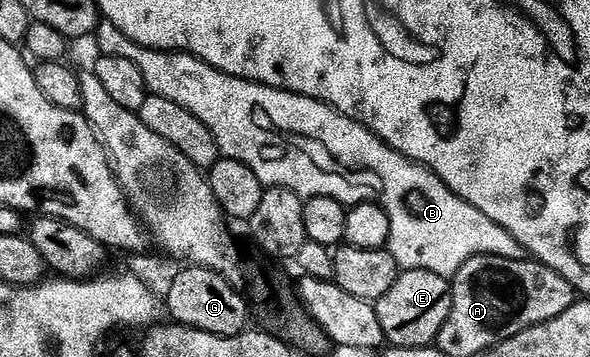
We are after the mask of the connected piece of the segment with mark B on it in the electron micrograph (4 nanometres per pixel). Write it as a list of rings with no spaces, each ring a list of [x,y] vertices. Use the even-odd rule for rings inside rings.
[[[106,19],[99,22],[98,37],[98,52],[102,56],[129,59],[129,63],[135,64],[137,71],[141,71],[148,94],[173,99],[173,103],[197,115],[197,119],[201,119],[201,123],[209,127],[213,139],[219,144],[220,154],[245,163],[249,171],[253,171],[253,175],[261,179],[264,187],[288,189],[304,199],[337,199],[348,207],[364,203],[380,205],[389,215],[389,239],[386,248],[399,264],[400,270],[433,271],[433,275],[451,279],[461,266],[474,257],[524,260],[523,245],[517,243],[497,223],[493,223],[493,219],[481,215],[477,207],[462,201],[438,175],[422,165],[408,161],[396,149],[390,149],[375,133],[343,113],[338,113],[330,105],[323,105],[296,93],[287,93],[284,89],[258,85],[255,81],[244,81],[242,77],[222,73],[220,69],[206,65],[190,53],[146,49],[144,45],[136,45],[129,40],[114,23]]]

